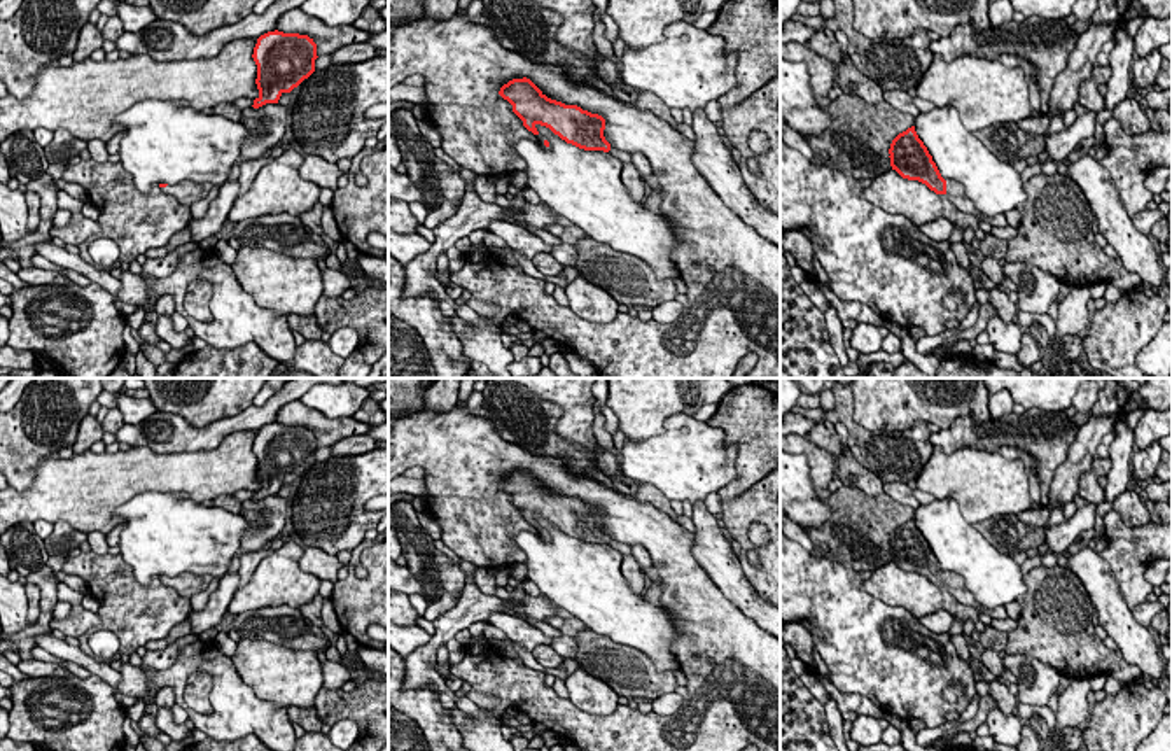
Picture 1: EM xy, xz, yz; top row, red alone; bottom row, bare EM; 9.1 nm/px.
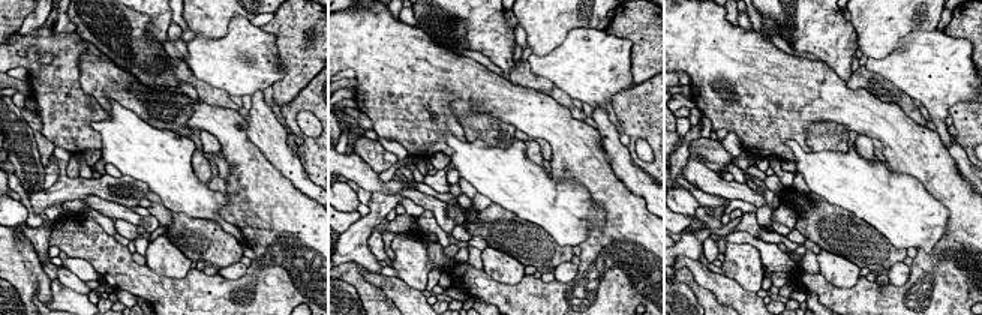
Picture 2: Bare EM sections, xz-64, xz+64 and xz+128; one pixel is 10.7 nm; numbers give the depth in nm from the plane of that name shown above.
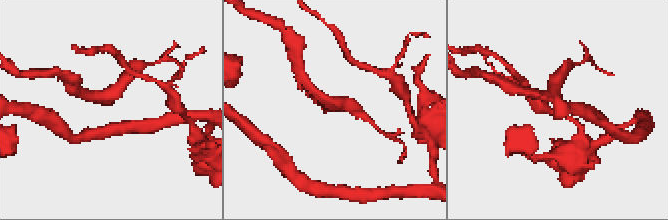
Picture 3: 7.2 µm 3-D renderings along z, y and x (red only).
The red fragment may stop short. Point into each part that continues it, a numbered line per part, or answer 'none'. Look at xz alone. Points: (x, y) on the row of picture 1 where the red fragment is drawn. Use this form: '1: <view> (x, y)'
none

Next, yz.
1: yz (955, 191)

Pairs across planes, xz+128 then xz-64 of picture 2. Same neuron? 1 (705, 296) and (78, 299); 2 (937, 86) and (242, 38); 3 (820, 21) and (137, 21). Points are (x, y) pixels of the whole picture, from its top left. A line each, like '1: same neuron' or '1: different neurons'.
1: different neurons
2: same neuron
3: different neurons

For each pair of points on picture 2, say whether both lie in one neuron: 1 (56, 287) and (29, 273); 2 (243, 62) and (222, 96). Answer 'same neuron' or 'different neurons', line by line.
1: different neurons
2: different neurons

